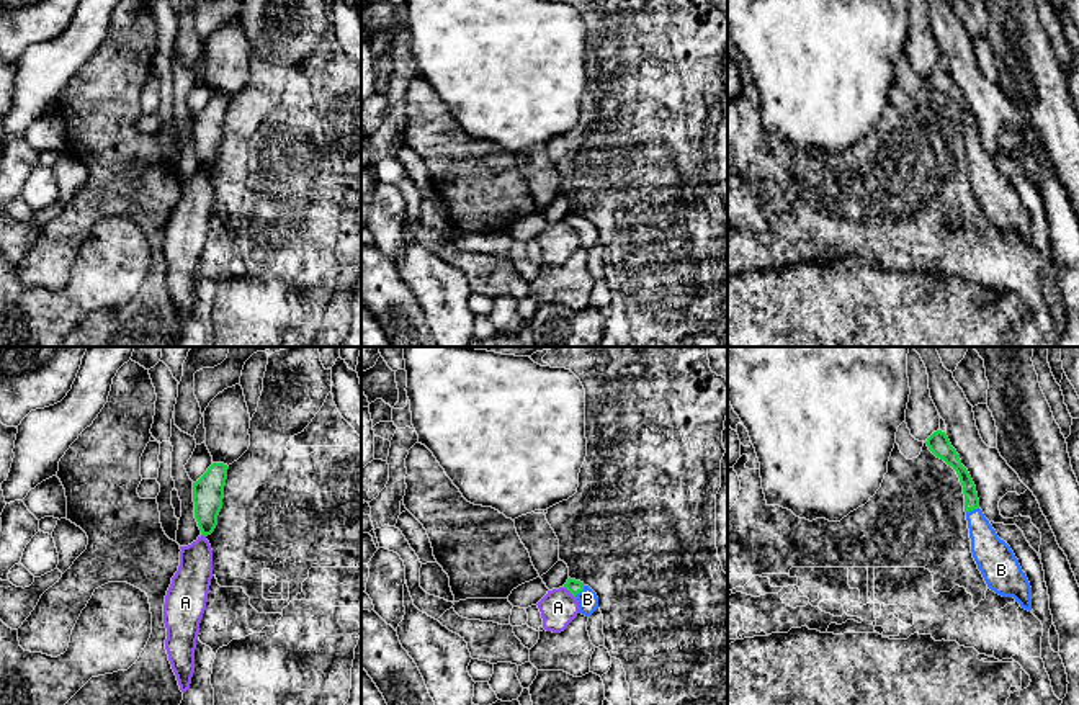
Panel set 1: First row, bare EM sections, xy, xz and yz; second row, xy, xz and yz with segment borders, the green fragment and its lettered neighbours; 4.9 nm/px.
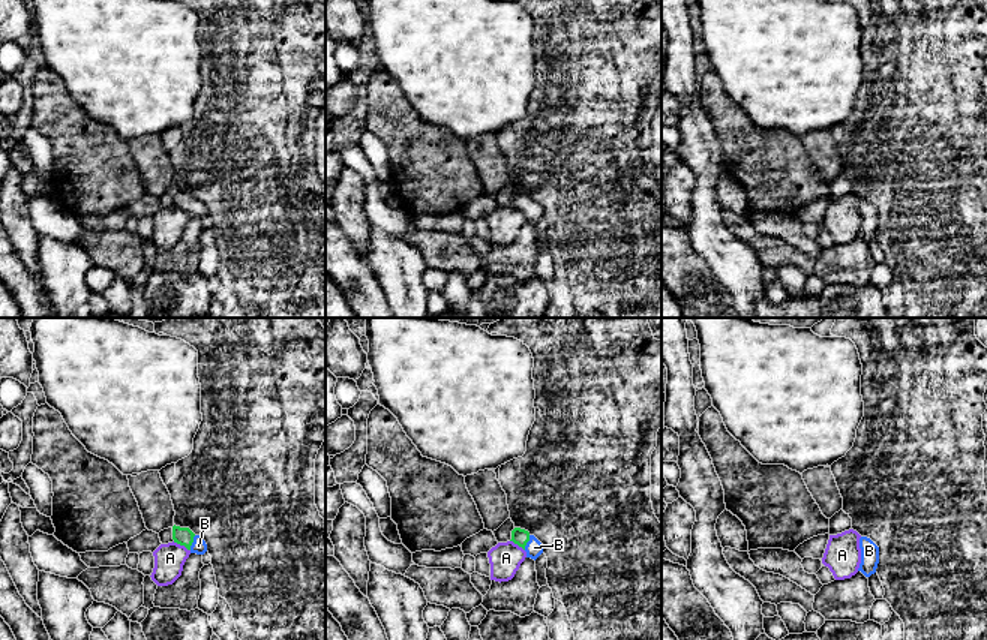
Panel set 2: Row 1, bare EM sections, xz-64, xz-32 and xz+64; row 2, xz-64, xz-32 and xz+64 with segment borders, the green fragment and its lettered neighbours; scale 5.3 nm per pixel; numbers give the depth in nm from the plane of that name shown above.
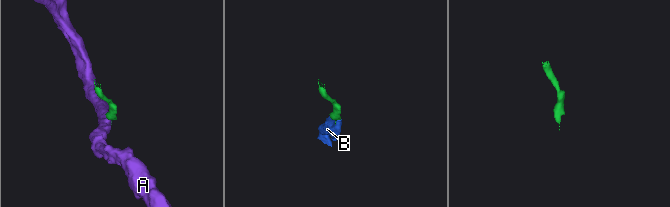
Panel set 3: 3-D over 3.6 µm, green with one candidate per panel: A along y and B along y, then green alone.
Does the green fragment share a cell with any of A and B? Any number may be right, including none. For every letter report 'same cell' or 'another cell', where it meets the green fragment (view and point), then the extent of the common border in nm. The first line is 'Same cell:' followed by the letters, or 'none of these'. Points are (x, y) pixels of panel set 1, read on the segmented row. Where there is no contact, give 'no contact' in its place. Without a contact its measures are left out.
Same cell: B
A: another cell | xz (569, 591) | 80 nm
B: same cell | xz (579, 591) | 80 nm

